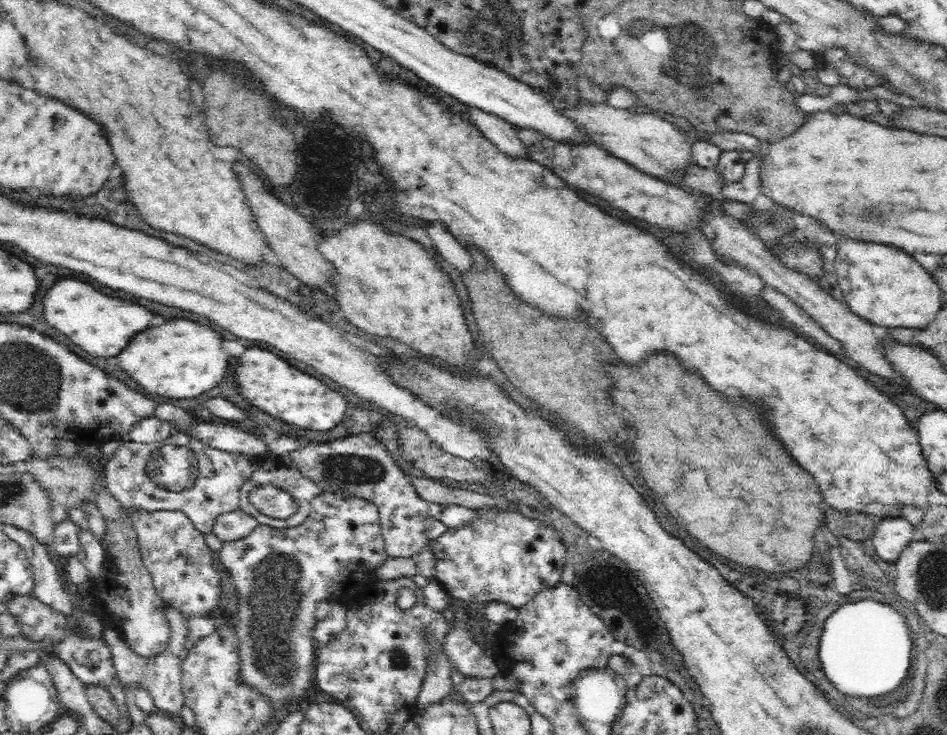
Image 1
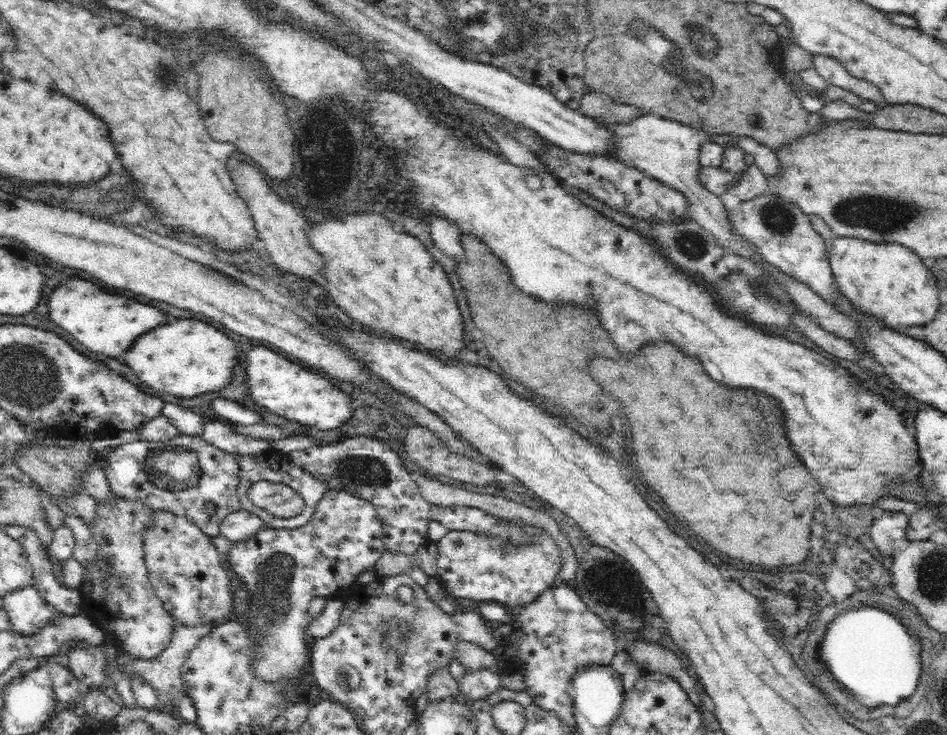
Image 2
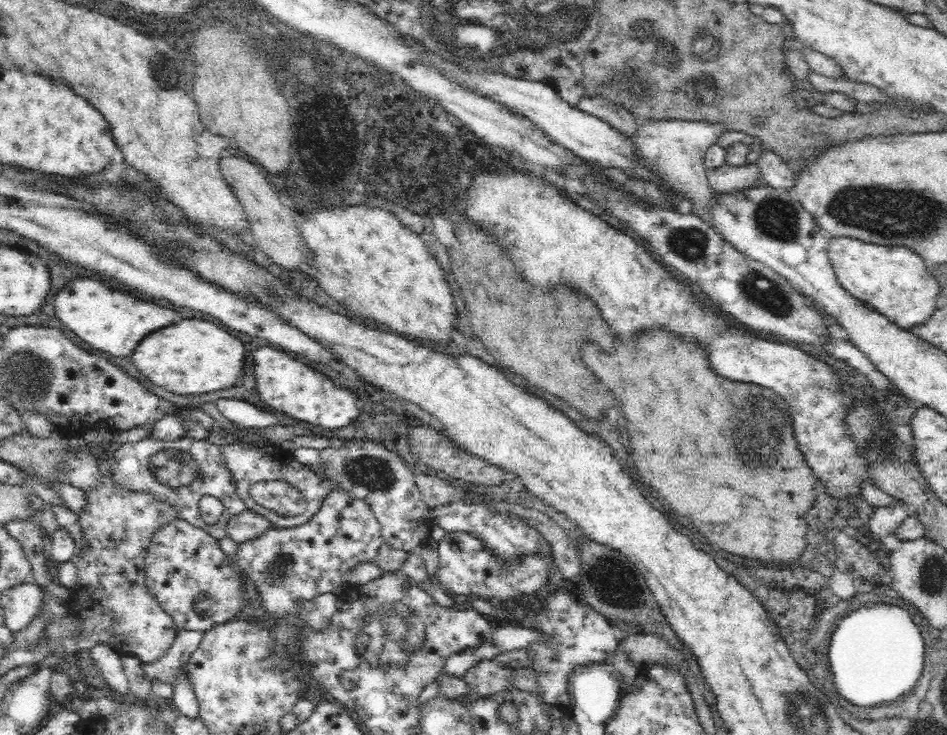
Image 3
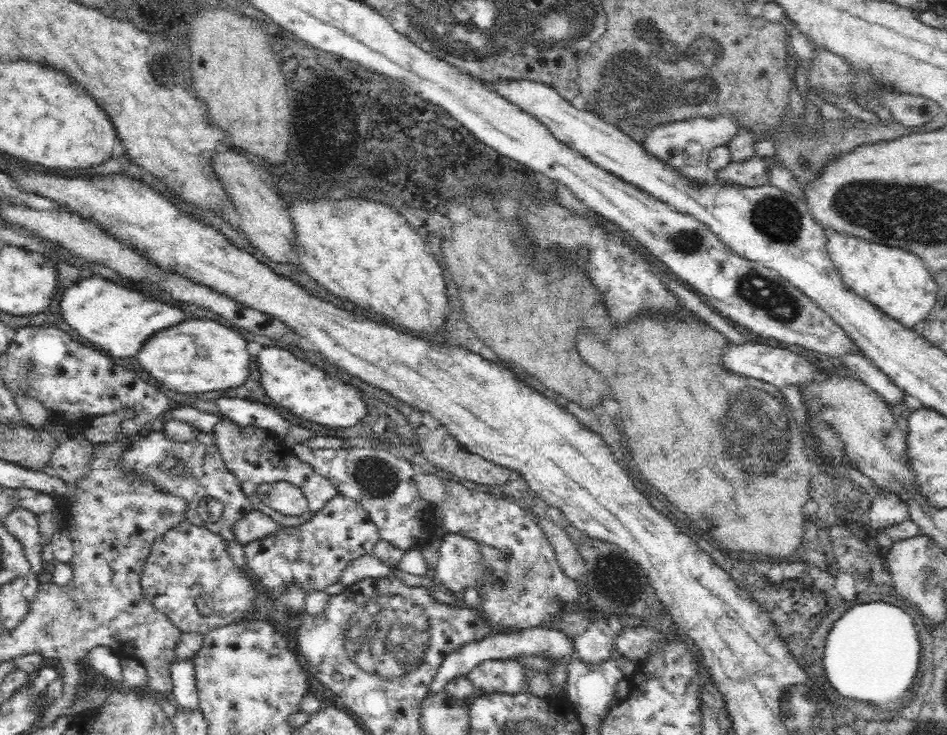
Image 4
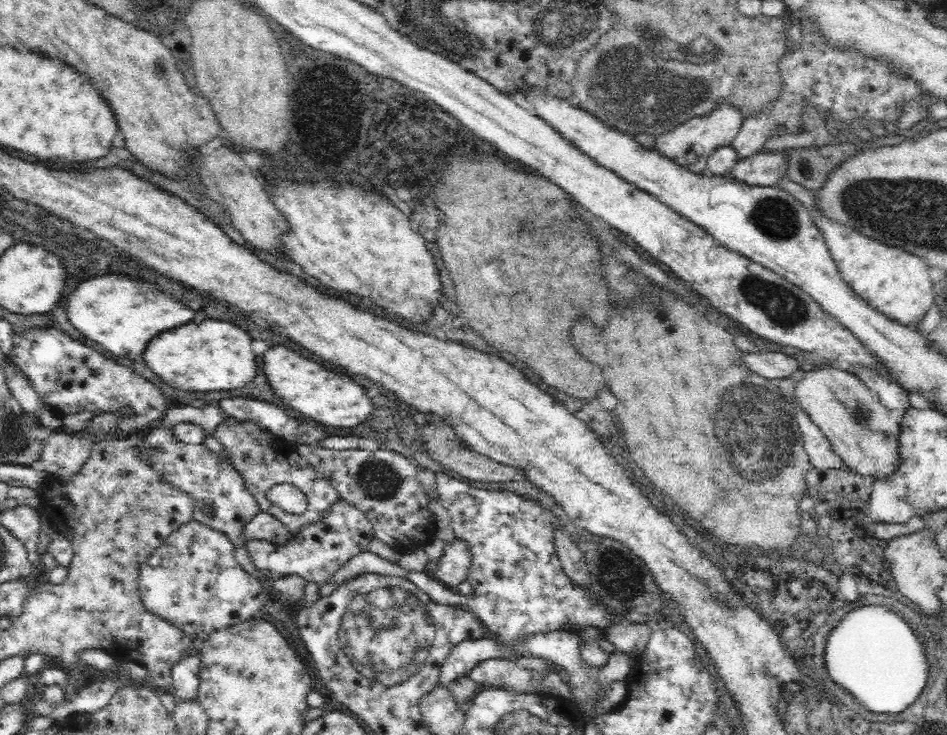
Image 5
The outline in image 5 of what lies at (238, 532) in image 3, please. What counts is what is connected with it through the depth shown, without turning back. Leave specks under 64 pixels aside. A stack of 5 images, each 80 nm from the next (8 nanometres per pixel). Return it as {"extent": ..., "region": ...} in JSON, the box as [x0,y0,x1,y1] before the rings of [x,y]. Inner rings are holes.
{"extent":[240,510,291,544],"region":[[[260,510],[240,526],[240,538],[244,544],[256,539],[284,541],[284,538],[290,535],[291,531],[285,524],[278,521],[275,516]]]}

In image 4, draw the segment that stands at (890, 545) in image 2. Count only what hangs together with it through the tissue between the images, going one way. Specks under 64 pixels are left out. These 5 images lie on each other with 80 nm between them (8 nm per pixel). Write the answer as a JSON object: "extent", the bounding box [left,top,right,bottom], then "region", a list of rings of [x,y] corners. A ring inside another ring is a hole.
{"extent":[869,492,909,532],"region":[[[884,492],[874,498],[869,510],[870,526],[876,532],[885,532],[885,528],[894,526],[909,517],[907,506],[900,497],[886,495]]]}

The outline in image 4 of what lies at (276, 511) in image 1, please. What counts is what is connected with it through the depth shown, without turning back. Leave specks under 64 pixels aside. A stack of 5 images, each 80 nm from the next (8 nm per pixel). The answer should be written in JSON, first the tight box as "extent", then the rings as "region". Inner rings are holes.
{"extent":[254,482,309,517],"region":[[[273,482],[258,485],[254,492],[262,504],[269,506],[274,511],[278,511],[285,517],[300,516],[302,513],[306,513],[307,508],[309,507],[309,502],[307,501],[306,495],[303,491],[294,489],[293,485],[288,482]]]}

